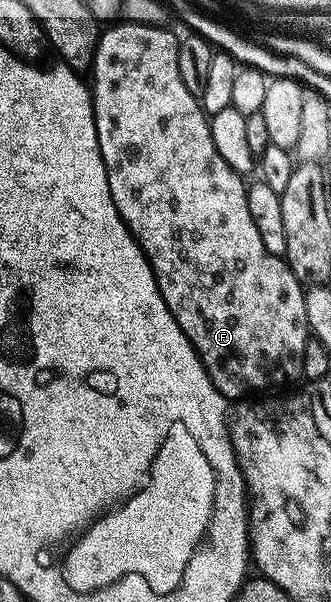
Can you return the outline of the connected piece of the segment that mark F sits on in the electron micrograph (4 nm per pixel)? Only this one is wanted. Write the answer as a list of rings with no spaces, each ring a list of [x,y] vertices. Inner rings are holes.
[[[119,21],[116,27],[111,27],[100,34],[95,43],[95,52],[91,56],[89,68],[89,86],[91,89],[91,104],[95,107],[95,124],[97,125],[97,141],[101,145],[101,157],[105,161],[105,169],[109,177],[109,193],[113,193],[113,201],[117,211],[127,223],[127,227],[143,246],[147,259],[155,274],[157,285],[161,289],[161,297],[165,297],[165,305],[173,313],[173,317],[187,337],[195,346],[195,352],[201,357],[215,388],[224,393],[231,393],[236,387],[239,391],[263,391],[266,387],[283,387],[286,383],[297,380],[303,374],[303,358],[309,338],[307,314],[305,313],[305,288],[297,281],[286,258],[269,253],[265,249],[261,237],[257,233],[257,225],[253,225],[253,217],[249,214],[247,200],[248,184],[244,176],[238,175],[229,165],[225,165],[221,153],[217,153],[217,145],[213,145],[213,133],[209,116],[203,109],[202,102],[189,93],[185,81],[181,79],[179,68],[179,40],[166,25],[147,23],[132,23]]]

